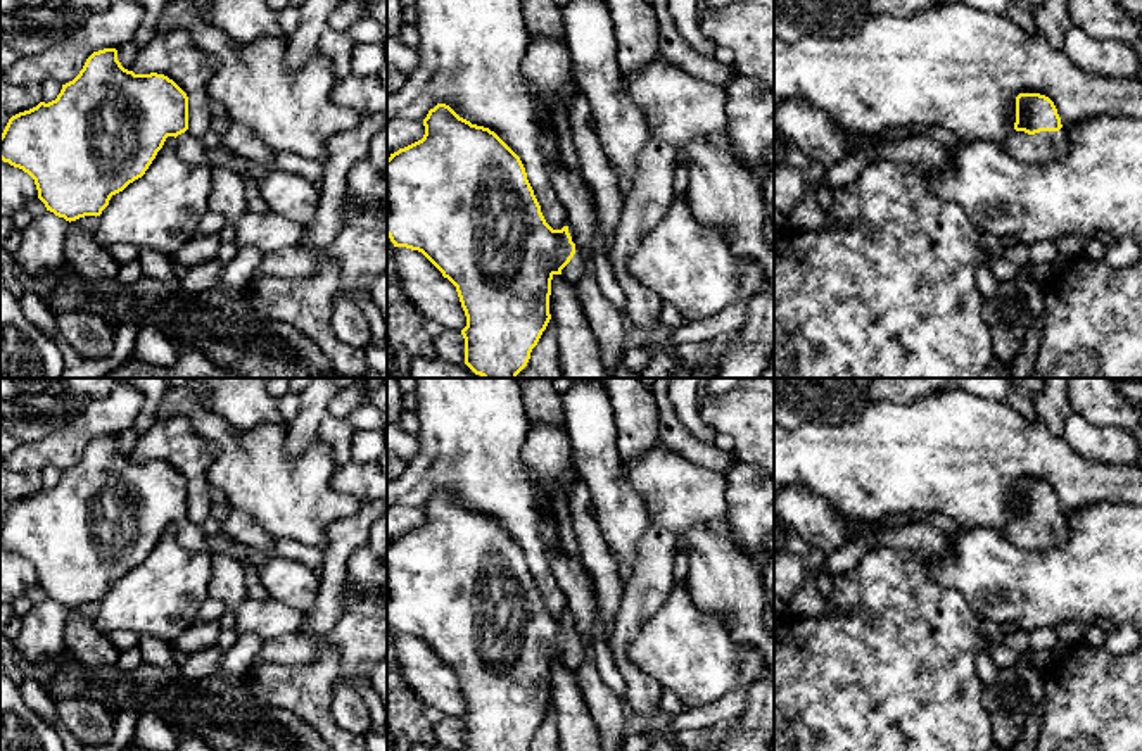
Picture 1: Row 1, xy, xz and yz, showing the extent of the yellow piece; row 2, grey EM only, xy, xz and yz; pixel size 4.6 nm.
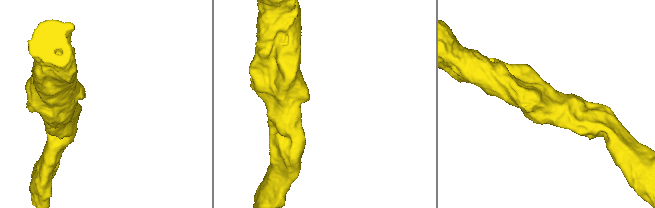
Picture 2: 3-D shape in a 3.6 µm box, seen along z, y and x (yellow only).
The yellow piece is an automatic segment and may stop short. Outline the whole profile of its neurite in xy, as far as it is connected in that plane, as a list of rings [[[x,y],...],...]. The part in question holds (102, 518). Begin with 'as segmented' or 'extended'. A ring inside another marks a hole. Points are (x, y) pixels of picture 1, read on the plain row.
extended; [[[116,435],[93,439],[55,487],[12,502],[0,521],[0,546],[28,559],[47,597],[71,609],[100,603],[112,582],[145,561],[168,523],[176,525],[188,551],[225,554],[256,568],[276,554],[244,547],[225,533],[206,533],[188,518],[187,480],[164,461],[124,456]]]

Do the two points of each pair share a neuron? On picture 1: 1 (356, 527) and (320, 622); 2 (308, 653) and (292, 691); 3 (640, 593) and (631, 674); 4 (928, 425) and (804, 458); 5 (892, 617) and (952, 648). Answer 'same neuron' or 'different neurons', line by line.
1: same neuron
2: different neurons
3: same neuron
4: same neuron
5: same neuron

